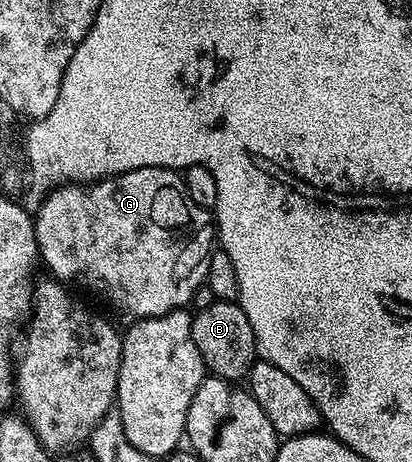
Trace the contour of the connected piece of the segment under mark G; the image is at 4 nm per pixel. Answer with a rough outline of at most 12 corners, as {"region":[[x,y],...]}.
{"region":[[181,172],[51,188],[41,264],[131,318],[190,305],[216,245]]}

